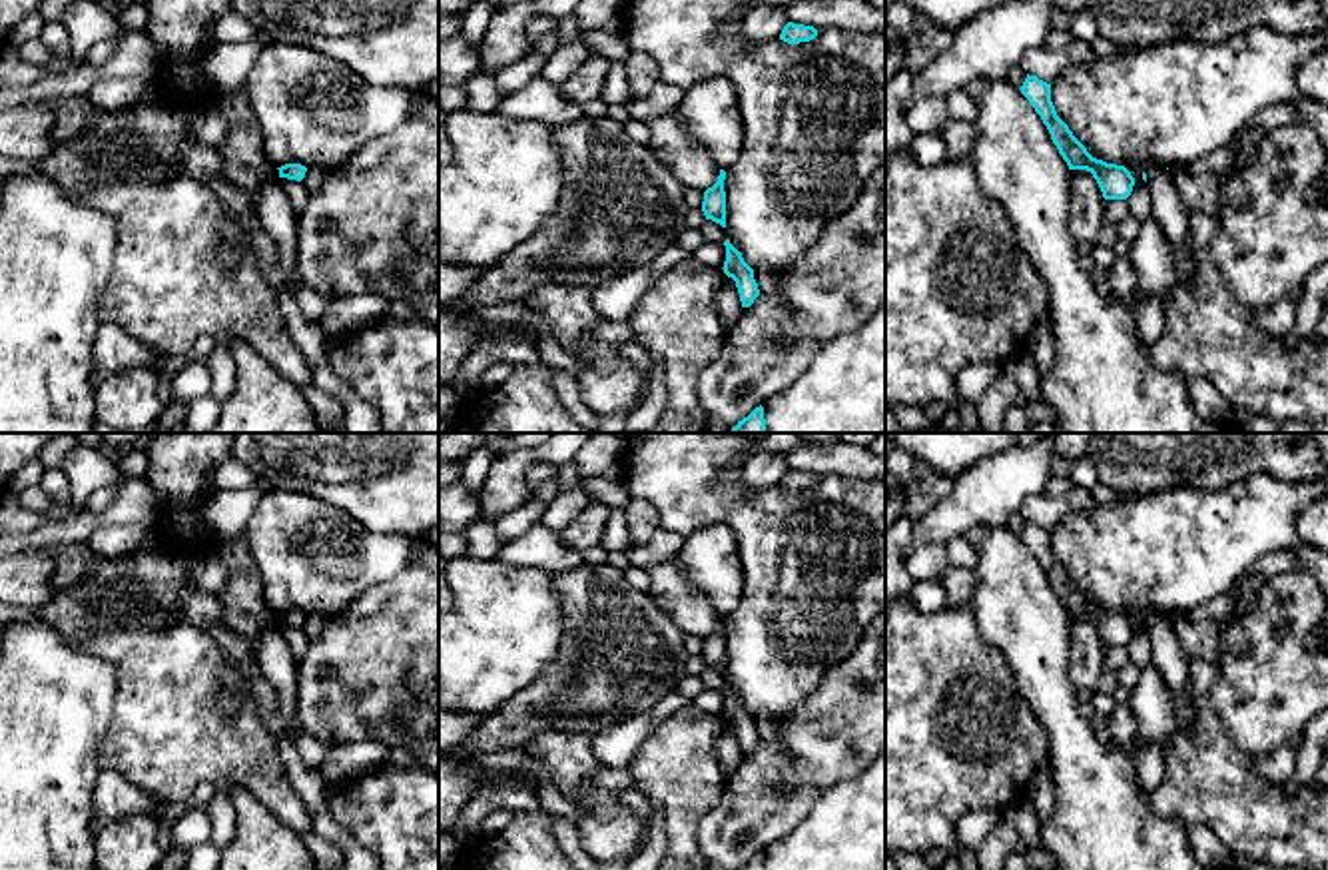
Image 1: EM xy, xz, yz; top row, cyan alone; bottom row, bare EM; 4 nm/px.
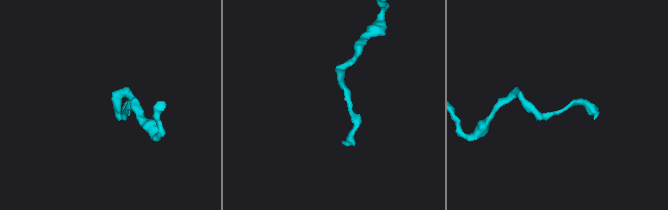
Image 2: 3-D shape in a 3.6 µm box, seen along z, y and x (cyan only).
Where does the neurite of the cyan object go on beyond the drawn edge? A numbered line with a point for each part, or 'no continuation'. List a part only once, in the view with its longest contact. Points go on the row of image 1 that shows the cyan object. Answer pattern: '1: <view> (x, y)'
no continuation

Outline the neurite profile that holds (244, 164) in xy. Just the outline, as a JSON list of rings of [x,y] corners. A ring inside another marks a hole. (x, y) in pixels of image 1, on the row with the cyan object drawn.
[[[231,126],[227,136],[217,144],[221,158],[221,176],[231,186],[255,196],[257,190],[271,178],[279,178],[263,154],[261,132],[249,126]]]

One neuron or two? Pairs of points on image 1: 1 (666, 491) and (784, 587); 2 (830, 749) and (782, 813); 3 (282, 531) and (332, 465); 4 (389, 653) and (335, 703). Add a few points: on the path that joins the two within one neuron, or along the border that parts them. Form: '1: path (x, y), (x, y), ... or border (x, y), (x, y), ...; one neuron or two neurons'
1: path (702, 491), (712, 491), (772, 551); one neuron
2: path (814, 765), (800, 779), (800, 789), (794, 797); one neuron
3: border (272, 485), (304, 491), (343, 509), (351, 517); two neurons
4: path (375, 667), (349, 689); one neuron

